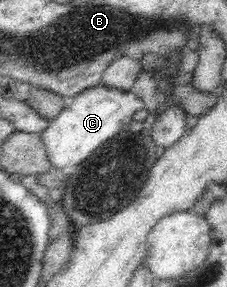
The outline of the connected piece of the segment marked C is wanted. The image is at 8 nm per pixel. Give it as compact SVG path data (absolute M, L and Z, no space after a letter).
M101 83L85 89L70 99L41 132L47 159L63 176L72 176L79 163L85 161L95 149L111 141L122 129L126 129L131 117L143 108L143 100L132 90L123 92Z

